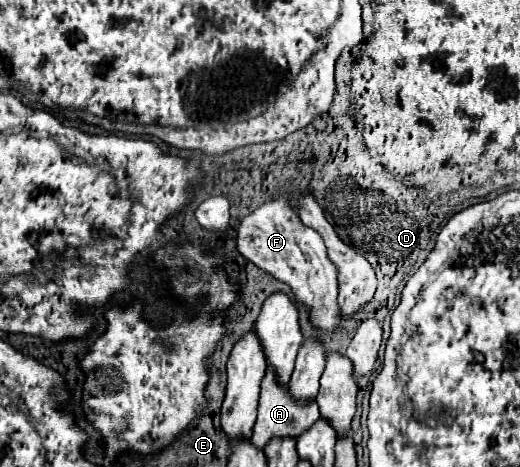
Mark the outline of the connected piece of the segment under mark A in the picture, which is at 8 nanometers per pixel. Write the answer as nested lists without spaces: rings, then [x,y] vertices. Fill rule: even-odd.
[[[268,365],[260,387],[262,387],[262,391],[260,391],[260,403],[258,403],[258,419],[256,419],[256,425],[252,429],[252,439],[260,449],[264,449],[268,439],[278,437],[278,435],[298,437],[300,433],[304,433],[320,417],[316,401],[314,399],[298,401],[296,397],[292,397],[288,385],[286,387],[280,385],[280,381],[276,377],[276,371],[272,371],[272,365]]]

